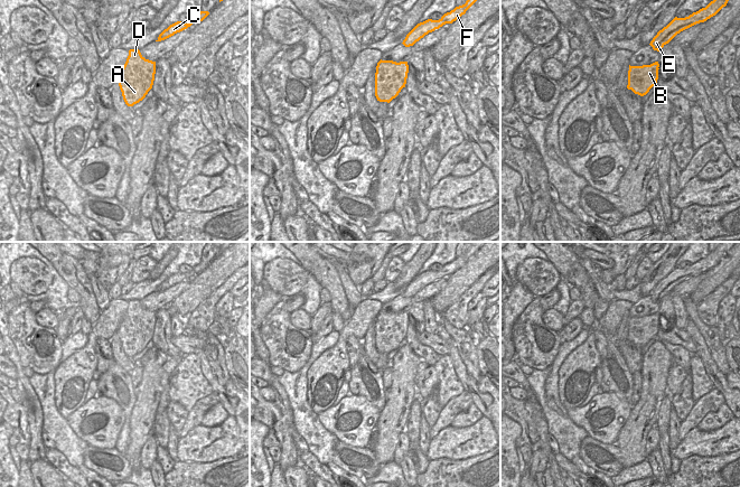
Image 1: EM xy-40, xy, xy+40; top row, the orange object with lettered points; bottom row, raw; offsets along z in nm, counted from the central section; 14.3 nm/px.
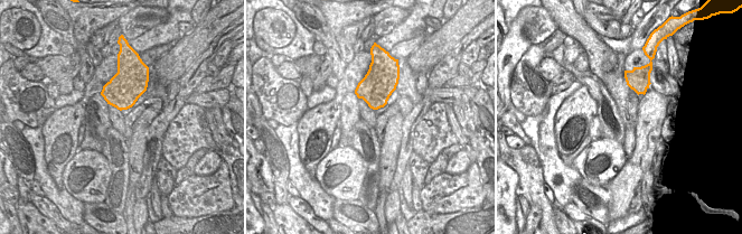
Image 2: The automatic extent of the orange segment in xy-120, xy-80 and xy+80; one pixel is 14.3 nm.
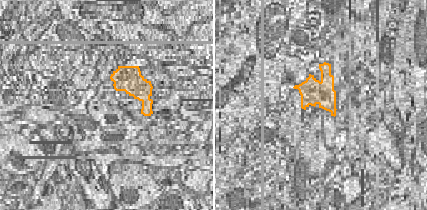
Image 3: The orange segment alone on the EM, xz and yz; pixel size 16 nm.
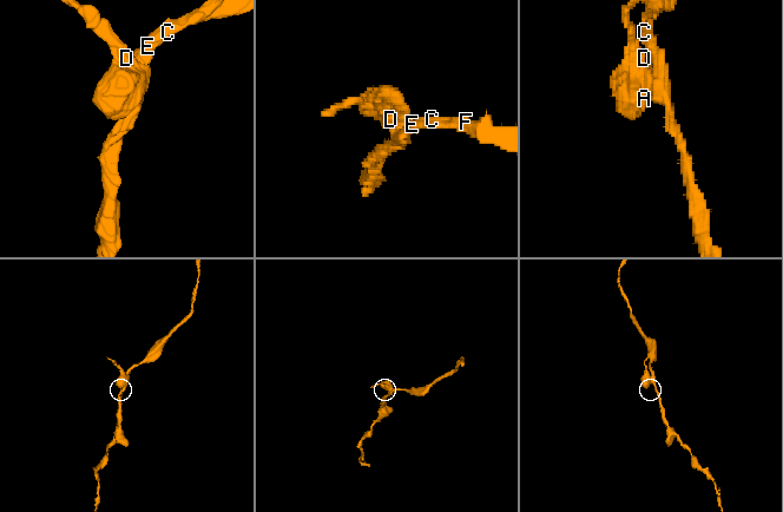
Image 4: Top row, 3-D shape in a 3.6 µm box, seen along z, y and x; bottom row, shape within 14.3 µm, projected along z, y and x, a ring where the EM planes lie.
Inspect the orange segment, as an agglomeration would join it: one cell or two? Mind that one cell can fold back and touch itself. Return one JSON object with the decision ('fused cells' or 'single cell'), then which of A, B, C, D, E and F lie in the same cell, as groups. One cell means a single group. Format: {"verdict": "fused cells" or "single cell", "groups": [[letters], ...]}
{"verdict": "fused cells", "groups": [["A", "B", "D"], ["C", "E", "F"]]}

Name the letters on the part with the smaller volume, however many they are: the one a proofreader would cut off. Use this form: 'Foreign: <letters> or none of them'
Foreign: A, B, D

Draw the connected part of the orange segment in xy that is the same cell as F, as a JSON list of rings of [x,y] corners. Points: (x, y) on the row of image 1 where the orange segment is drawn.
[[[467,0],[465,4],[456,7],[450,12],[444,13],[439,20],[428,19],[418,24],[405,37],[403,45],[405,47],[413,46],[416,41],[423,38],[429,32],[439,29],[446,24],[452,24],[459,19],[477,0]]]

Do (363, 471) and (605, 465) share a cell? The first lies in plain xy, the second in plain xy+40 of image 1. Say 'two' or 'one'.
one

